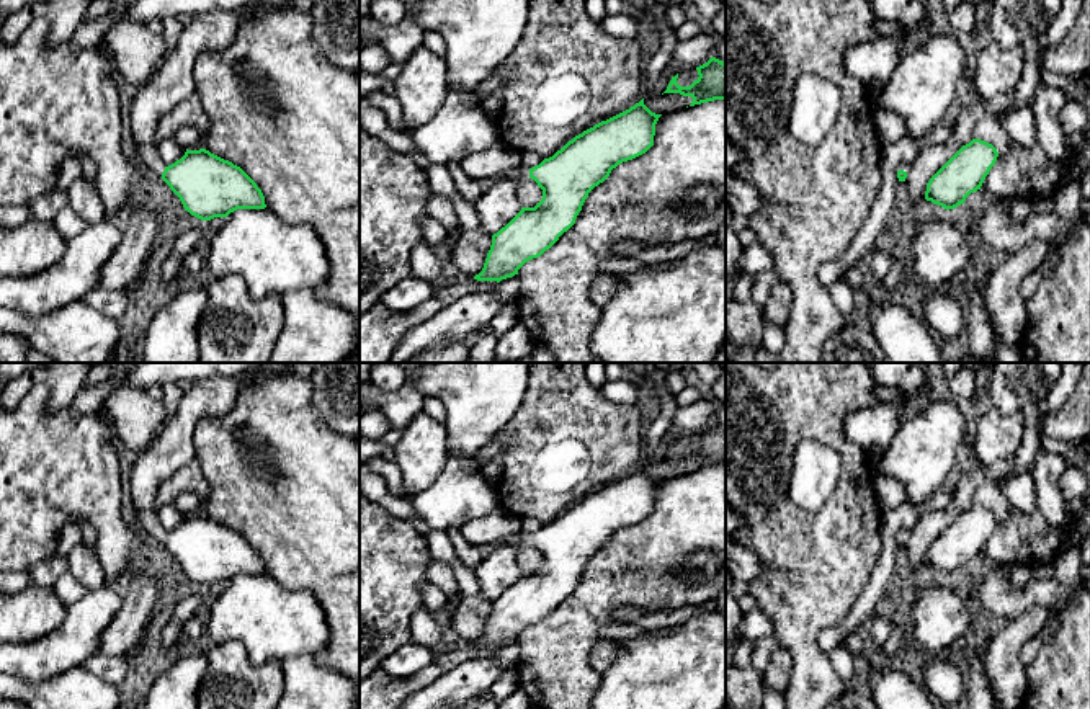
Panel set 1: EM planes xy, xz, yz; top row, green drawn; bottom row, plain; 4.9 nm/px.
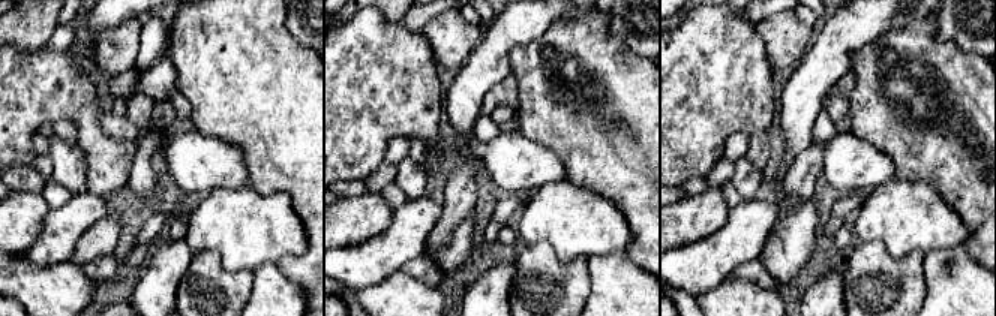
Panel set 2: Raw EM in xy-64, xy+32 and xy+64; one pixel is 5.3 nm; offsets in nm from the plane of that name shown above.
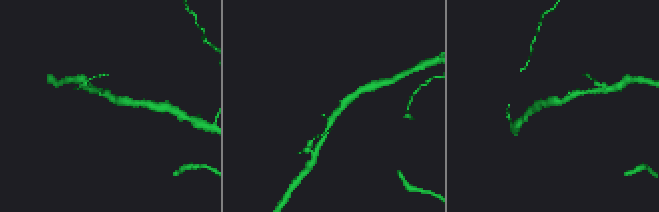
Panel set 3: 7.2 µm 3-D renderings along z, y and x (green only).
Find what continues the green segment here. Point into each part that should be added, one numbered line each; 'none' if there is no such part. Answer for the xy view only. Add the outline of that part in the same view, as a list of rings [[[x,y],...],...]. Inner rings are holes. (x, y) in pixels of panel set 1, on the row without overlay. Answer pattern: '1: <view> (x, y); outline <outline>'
1: xy (147, 520); outline [[[136,511],[139,526],[147,533],[147,536],[162,541],[165,529],[160,526],[155,511]]]

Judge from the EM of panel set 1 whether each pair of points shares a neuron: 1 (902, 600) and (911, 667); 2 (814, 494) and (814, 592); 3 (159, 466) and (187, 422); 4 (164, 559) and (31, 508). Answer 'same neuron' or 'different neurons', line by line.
1: same neuron
2: different neurons
3: same neuron
4: different neurons

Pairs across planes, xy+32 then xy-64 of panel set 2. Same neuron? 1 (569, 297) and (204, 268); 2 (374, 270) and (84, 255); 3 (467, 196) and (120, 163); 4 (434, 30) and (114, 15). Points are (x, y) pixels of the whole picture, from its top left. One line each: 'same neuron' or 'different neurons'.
1: same neuron
2: different neurons
3: different neurons
4: different neurons

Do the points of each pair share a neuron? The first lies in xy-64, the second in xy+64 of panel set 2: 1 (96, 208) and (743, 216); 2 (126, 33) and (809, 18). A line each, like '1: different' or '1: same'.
1: same
2: different

